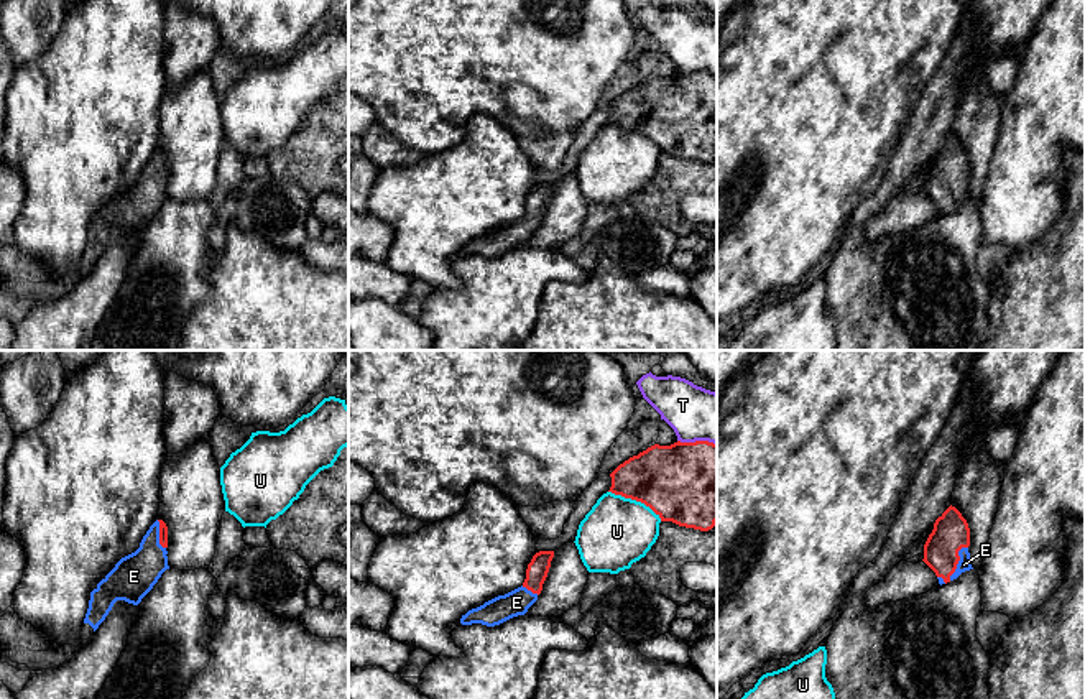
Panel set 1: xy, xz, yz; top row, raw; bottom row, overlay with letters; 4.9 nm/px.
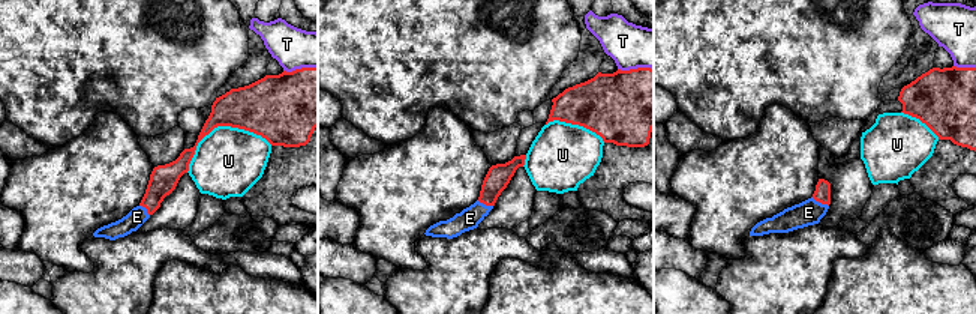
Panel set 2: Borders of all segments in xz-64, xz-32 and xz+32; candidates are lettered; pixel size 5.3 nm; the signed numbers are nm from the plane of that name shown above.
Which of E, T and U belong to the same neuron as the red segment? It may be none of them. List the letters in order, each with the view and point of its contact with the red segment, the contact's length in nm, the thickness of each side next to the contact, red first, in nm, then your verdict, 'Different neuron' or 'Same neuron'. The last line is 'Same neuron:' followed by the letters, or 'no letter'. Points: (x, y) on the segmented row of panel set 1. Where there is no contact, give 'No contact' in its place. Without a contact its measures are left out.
E: Touches red at yz (959, 560). Shared border 190 nm. Thickness 180 nm (red) against 70 nm. Same neuron
T: Touches red at xz (697, 441). Shared border 190 nm. Thickness 420 nm (red) against 260 nm. Different neuron
U: Touches red at xz (635, 499). Shared border 300 nm. Thickness 380 nm (red) against 340 nm. Different neuron
Same neuron: E

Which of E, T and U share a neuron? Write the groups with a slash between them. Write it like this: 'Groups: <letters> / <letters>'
Groups: E / T / U

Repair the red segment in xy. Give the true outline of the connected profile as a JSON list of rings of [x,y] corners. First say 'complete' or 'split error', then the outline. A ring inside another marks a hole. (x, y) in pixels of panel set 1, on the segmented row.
split error; [[[156,520],[143,536],[140,548],[122,558],[90,592],[81,638],[87,640],[105,620],[117,600],[138,605],[153,589],[168,566],[168,526]]]

